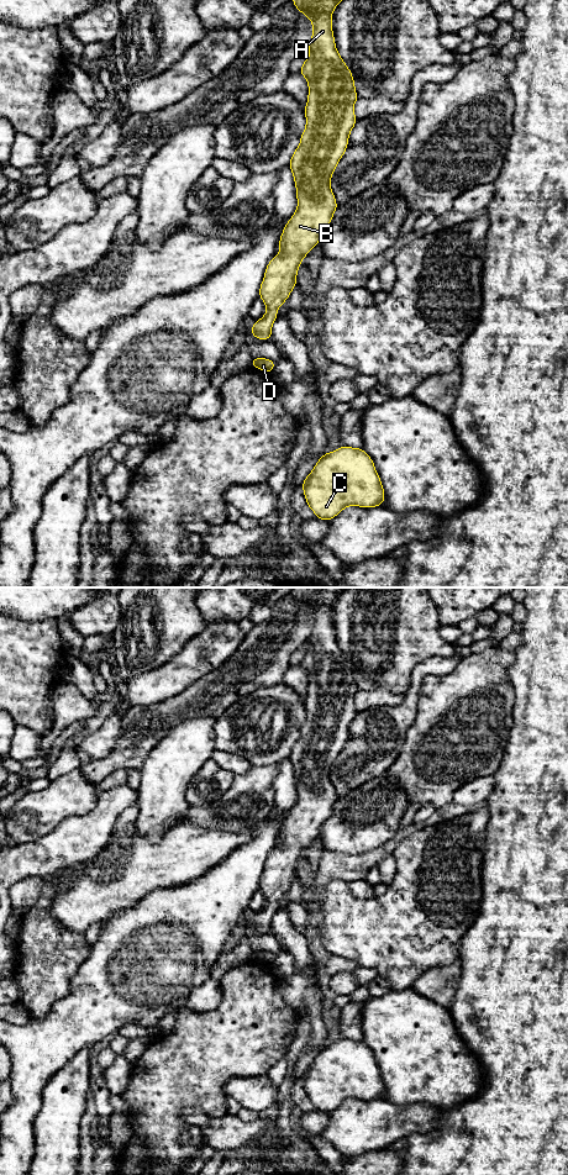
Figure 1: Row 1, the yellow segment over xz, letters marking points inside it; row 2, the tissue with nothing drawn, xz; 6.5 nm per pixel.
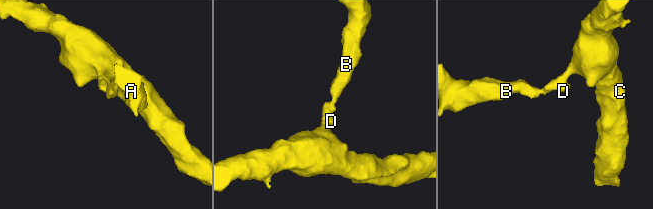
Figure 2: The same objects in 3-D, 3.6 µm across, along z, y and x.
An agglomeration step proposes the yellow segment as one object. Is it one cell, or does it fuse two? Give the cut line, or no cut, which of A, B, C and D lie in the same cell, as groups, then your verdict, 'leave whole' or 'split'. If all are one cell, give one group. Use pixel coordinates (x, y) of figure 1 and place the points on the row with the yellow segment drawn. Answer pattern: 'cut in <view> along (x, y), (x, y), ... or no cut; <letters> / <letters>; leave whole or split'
no cut; A B C D; leave whole

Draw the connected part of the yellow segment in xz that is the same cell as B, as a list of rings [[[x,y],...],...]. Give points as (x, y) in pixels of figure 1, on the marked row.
[[[291,0],[295,7],[304,14],[304,16],[312,21],[312,36],[311,42],[307,46],[307,51],[311,53],[306,58],[299,73],[304,75],[309,85],[307,104],[304,114],[306,116],[306,127],[300,137],[300,144],[293,153],[289,162],[289,167],[294,175],[294,183],[296,186],[298,207],[291,218],[285,223],[285,228],[280,235],[279,249],[280,253],[268,263],[264,273],[263,281],[259,288],[259,297],[263,300],[267,312],[265,315],[254,321],[251,333],[257,339],[270,339],[272,326],[279,316],[275,311],[286,301],[291,290],[296,286],[298,269],[307,253],[320,243],[320,237],[326,227],[333,218],[333,212],[338,207],[332,189],[330,186],[331,176],[336,165],[345,154],[348,146],[348,137],[354,127],[357,118],[353,111],[353,106],[358,99],[354,88],[354,79],[346,65],[345,60],[338,54],[335,44],[335,36],[332,32],[332,12],[335,7],[342,0]]]

